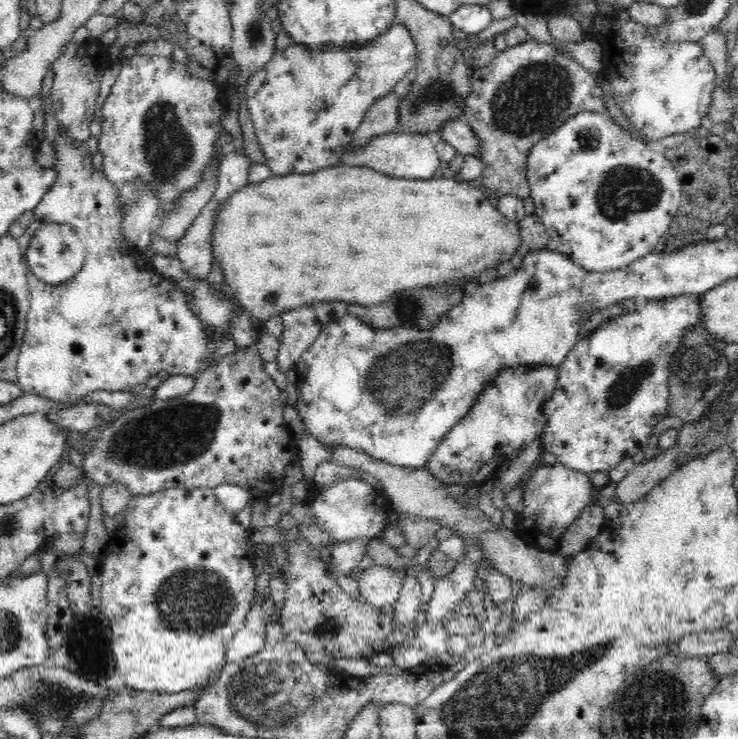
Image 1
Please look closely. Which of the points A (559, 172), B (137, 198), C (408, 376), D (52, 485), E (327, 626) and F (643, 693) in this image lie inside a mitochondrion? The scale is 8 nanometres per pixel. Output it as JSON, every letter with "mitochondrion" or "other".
{"A":"other","B":"mitochondrion","C":"mitochondrion","D":"other","E":"mitochondrion","F":"mitochondrion"}

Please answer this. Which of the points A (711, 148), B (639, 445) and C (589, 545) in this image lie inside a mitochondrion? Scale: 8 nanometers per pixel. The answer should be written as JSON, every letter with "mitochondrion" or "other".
{"A":"other","B":"other","C":"other"}

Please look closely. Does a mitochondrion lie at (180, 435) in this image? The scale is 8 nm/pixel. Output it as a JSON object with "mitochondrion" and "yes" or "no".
{"mitochondrion":"yes"}

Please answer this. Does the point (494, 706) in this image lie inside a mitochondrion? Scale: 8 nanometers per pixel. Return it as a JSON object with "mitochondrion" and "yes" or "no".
{"mitochondrion":"yes"}

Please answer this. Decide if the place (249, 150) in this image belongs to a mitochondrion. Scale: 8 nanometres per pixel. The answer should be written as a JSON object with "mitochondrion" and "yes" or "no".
{"mitochondrion":"no"}

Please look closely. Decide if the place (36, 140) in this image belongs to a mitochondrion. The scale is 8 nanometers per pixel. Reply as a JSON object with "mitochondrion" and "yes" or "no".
{"mitochondrion":"no"}

